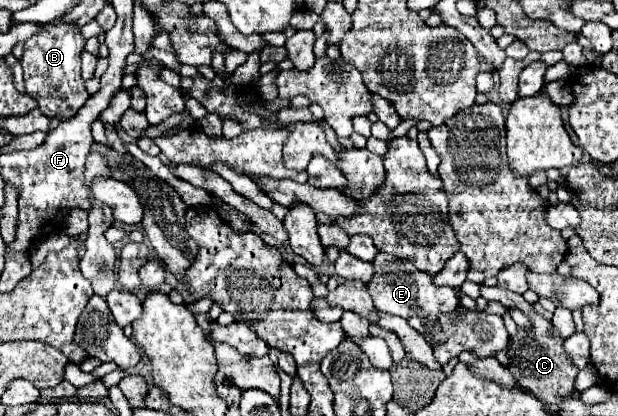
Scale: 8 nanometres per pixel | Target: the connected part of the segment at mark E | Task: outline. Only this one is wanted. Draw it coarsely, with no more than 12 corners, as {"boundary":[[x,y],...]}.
{"boundary":[[381,255],[367,291],[377,311],[407,319],[431,347],[451,287],[409,261]]}

